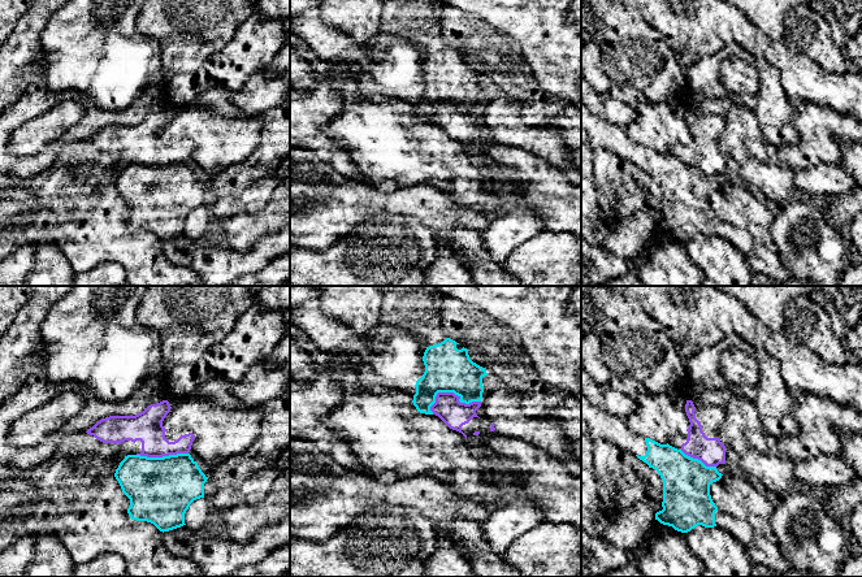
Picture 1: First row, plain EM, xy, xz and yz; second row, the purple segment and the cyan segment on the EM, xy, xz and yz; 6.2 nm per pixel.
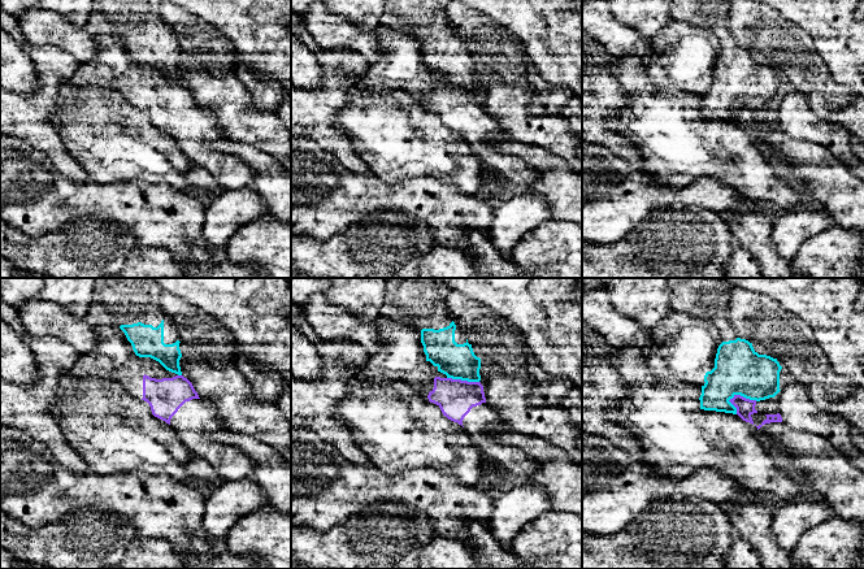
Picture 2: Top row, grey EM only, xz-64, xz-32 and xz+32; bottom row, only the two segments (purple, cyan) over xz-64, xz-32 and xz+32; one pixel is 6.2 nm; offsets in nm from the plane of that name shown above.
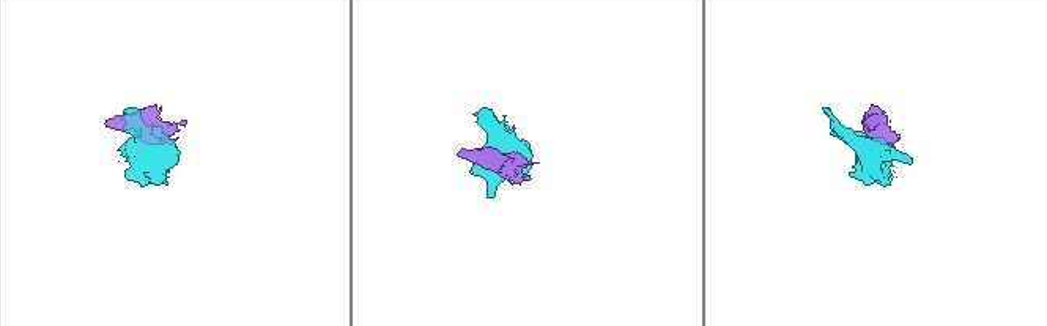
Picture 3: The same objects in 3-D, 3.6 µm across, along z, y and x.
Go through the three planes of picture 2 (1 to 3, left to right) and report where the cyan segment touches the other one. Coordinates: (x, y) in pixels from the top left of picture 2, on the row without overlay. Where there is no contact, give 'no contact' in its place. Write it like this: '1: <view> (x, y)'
1: xz-64 (179, 85)
2: xz-32 (463, 90)
3: xz+32 (742, 105)

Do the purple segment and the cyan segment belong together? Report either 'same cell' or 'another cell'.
another cell

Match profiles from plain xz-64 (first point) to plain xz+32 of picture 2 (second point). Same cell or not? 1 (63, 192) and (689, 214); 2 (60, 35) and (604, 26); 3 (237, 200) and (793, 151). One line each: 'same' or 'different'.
1: different
2: same
3: different

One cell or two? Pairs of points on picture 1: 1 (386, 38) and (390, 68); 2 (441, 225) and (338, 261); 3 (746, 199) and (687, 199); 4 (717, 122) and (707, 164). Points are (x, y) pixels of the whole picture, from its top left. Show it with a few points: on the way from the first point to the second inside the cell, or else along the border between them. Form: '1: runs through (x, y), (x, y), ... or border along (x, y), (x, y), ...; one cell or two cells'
1: runs through (386, 46), (390, 60); one cell
2: border along (401, 215), (423, 224), (437, 241), (441, 252); two cells
3: border along (722, 183), (710, 194), (710, 207), (730, 222); two cells
4: runs through (707, 133), (707, 153); one cell

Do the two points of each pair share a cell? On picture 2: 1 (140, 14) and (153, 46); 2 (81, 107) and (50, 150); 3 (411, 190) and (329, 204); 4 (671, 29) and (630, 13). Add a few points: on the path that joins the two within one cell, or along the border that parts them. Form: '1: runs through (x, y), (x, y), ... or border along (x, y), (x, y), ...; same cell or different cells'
1: runs through (138, 22), (138, 33), (146, 40); same cell
2: border along (55, 105), (50, 121), (70, 155); different cells
3: runs through (390, 196), (350, 198); same cell
4: border along (671, 20), (650, 39); different cells

